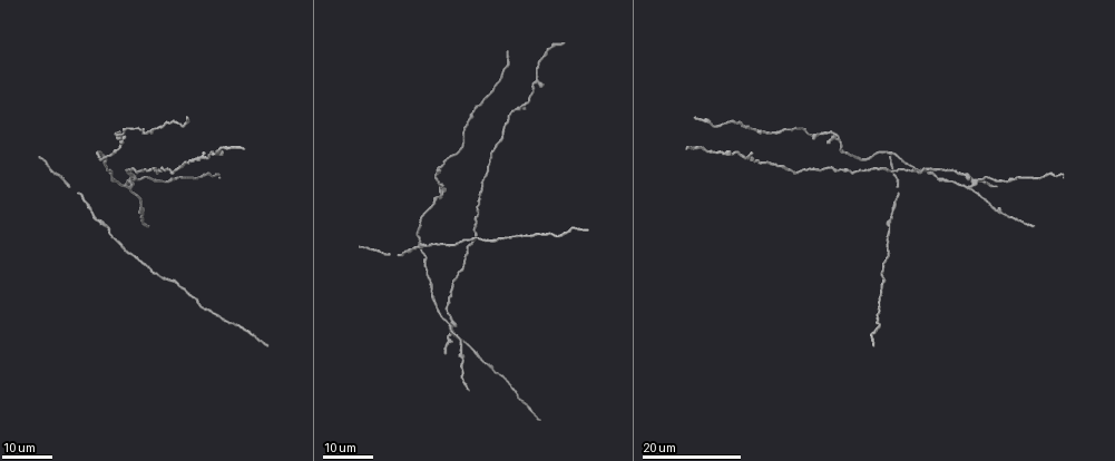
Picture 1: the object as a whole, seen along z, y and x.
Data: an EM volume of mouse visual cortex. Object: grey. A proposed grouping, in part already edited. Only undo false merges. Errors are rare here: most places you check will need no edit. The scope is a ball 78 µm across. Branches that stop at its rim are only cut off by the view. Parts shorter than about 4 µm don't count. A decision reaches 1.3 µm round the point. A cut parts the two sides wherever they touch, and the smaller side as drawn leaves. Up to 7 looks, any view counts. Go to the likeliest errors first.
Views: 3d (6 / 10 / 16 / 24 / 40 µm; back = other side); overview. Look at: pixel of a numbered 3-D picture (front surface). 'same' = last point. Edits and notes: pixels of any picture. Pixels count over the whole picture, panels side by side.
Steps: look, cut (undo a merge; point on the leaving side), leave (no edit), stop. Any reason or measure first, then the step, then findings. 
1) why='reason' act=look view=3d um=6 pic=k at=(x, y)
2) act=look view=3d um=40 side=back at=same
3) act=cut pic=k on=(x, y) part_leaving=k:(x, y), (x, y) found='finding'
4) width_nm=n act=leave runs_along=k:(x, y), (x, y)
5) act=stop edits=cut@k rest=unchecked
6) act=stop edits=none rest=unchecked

why='looks like a crossing' act=look view=3d um=16 pic=1 at=(130, 181)

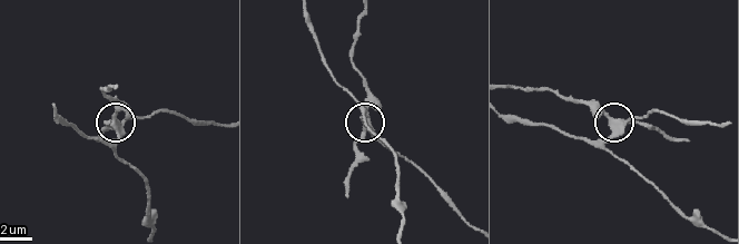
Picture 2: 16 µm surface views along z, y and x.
act=look view=3d um=6 pic=2 at=(118, 122)

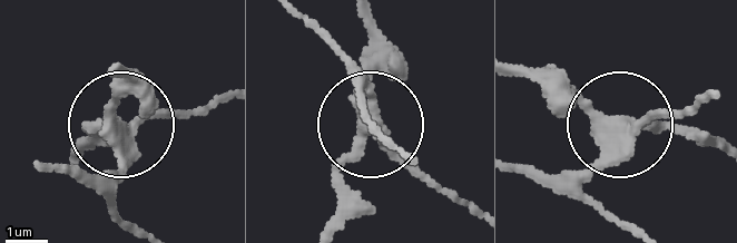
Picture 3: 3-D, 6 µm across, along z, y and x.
width_nm=310 act=cut pic=3 on=(141, 107) part_leaving=3:(123, 143), (111, 104), (123, 73) found='two neurons meet here'

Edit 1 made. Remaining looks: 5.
why='sudden change in width' act=look view=3d um=16 pic=1 at=(118, 134)

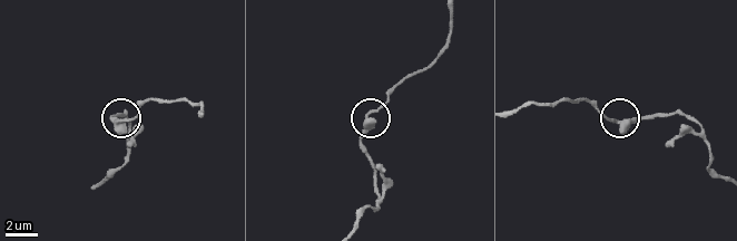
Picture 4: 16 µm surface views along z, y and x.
why='closer look' act=look view=3d um=6 pic=4 at=(625, 121)

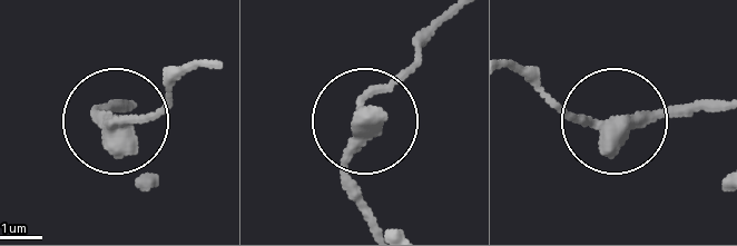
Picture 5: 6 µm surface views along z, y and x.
act=look view=3d um=6 side=back pic=5 at=(112, 124)

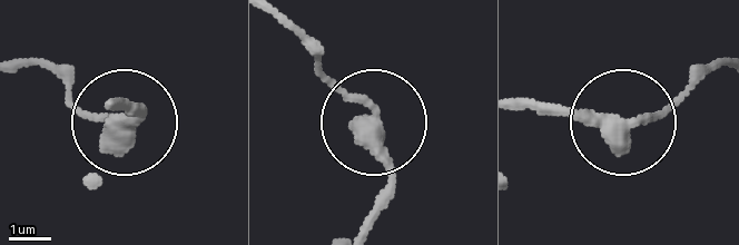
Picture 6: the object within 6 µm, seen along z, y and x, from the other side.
act=leave runs_along=6:(519, 96), (572, 117), (650, 117), (718, 64) found='all the same neuron'

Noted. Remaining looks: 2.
why='sudden change in width' act=look view=3d um=24 pic=1 at=(179, 286)

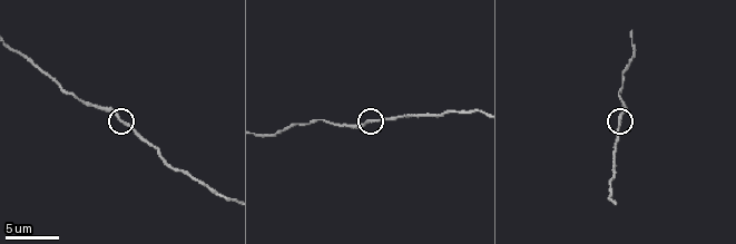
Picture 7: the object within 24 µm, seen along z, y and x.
act=look view=3d um=10 pic=7 at=(365, 122)

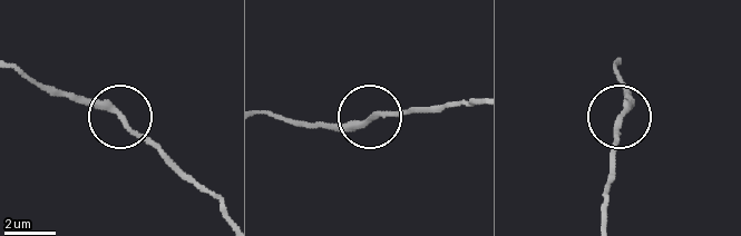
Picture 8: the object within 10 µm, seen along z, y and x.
act=leave runs_along=8:(263, 114), (353, 126), (374, 114), (434, 114) found='one neuron here'

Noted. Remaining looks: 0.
act=stop edits=cut@3 rest=unchecked

